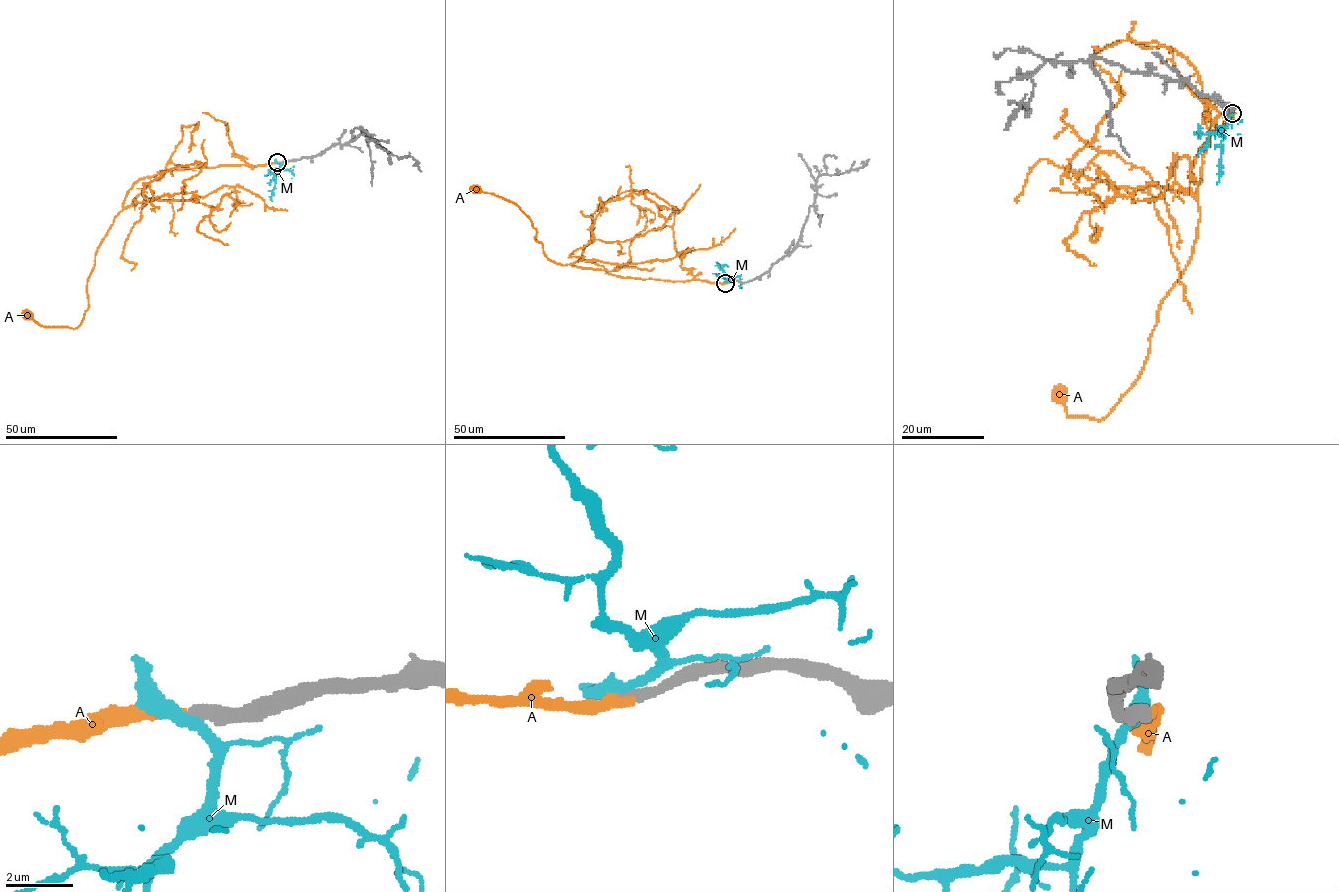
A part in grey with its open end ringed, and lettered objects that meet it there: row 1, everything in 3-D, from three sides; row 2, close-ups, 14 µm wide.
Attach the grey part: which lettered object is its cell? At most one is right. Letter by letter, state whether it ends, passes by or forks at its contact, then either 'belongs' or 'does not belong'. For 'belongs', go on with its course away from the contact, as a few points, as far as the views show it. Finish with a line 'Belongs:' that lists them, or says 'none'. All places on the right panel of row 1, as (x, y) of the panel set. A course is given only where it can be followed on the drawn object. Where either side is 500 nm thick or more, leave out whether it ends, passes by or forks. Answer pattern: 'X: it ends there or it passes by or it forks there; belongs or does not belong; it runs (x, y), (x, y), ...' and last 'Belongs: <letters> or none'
A: it ends there; belongs; it runs (1233, 113), (1207, 140), (1192, 255), (1161, 303), (1140, 376), (1103, 418), (1070, 417), (1061, 397)
M: it passes by; does not belong
Belongs: A

